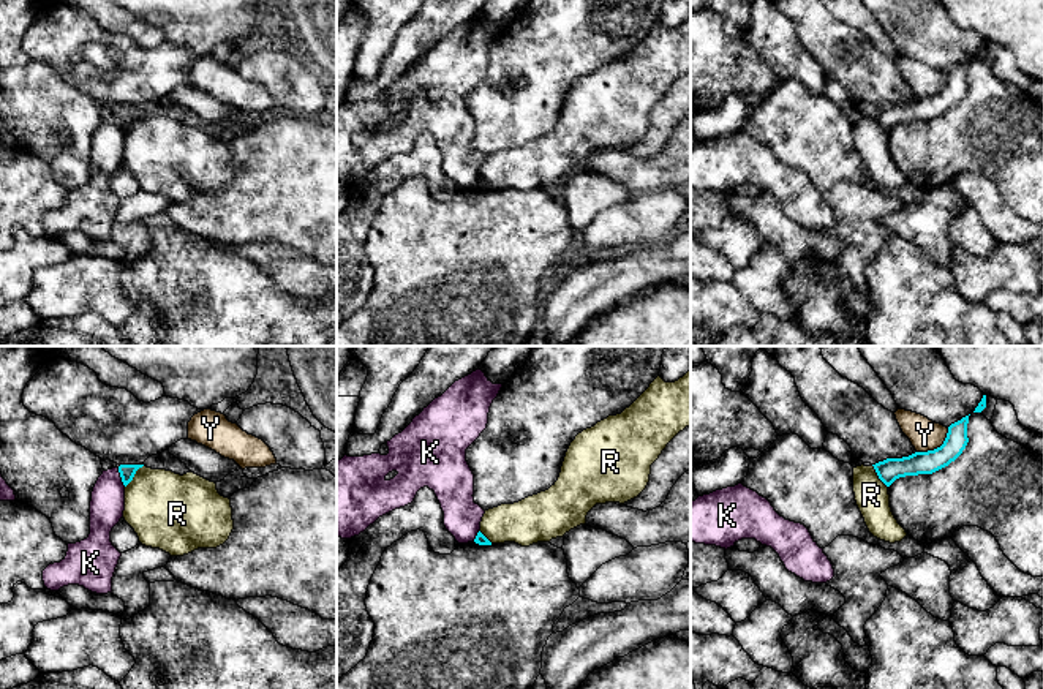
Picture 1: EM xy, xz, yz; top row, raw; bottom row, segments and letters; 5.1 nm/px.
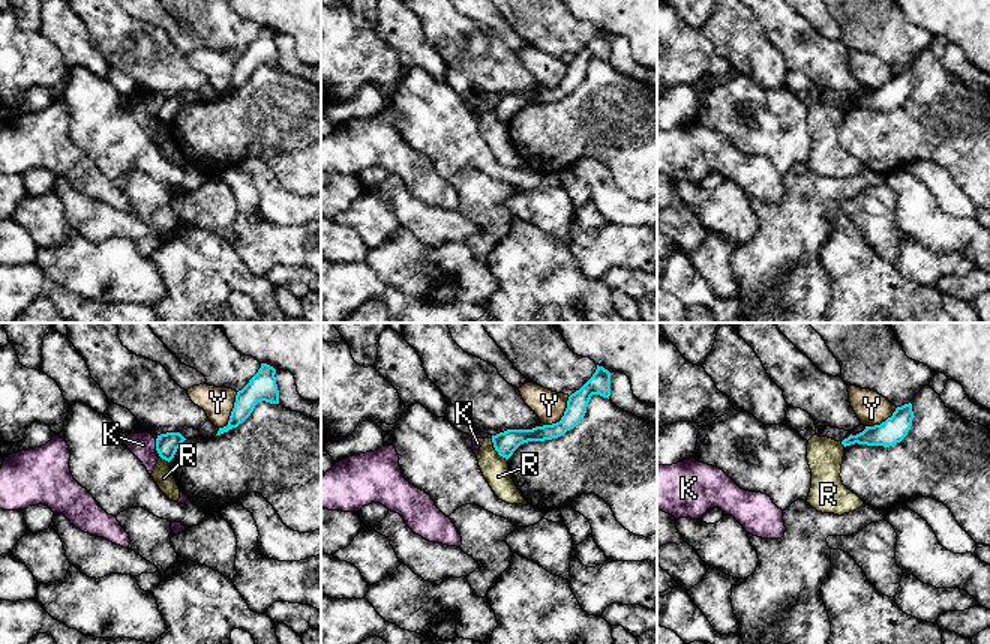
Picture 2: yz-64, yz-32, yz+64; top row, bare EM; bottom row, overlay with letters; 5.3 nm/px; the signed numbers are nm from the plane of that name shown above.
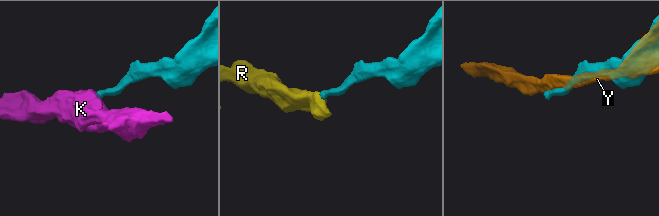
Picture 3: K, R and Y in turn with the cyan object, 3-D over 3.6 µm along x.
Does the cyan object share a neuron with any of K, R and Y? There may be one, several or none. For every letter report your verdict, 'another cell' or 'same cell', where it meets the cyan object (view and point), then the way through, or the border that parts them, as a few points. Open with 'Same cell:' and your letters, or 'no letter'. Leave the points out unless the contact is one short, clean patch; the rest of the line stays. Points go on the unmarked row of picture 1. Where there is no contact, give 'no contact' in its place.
Same cell: no letter
K: another cell; contact xy (122, 124); border xy (117, 114), (125, 131)
R: another cell; contact xy (133, 122); border xy (143, 111), (125, 133)
Y: another cell; contact yz (937, 94)

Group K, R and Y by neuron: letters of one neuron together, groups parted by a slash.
K / R / Y

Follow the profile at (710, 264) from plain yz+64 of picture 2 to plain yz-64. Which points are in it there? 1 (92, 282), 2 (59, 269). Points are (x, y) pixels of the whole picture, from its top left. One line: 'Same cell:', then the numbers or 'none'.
Same cell: 1, 2

